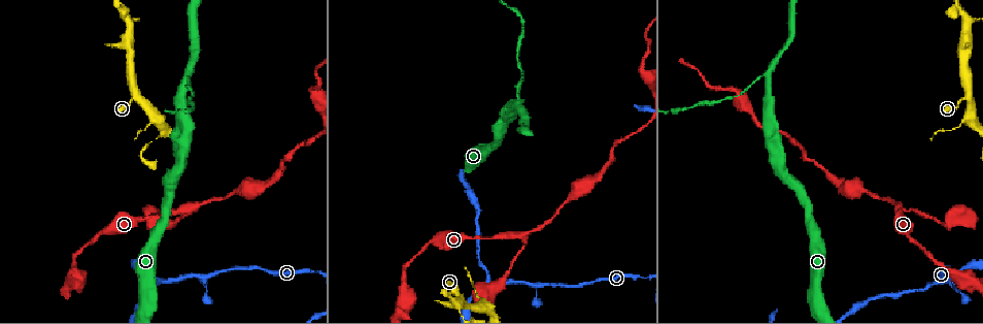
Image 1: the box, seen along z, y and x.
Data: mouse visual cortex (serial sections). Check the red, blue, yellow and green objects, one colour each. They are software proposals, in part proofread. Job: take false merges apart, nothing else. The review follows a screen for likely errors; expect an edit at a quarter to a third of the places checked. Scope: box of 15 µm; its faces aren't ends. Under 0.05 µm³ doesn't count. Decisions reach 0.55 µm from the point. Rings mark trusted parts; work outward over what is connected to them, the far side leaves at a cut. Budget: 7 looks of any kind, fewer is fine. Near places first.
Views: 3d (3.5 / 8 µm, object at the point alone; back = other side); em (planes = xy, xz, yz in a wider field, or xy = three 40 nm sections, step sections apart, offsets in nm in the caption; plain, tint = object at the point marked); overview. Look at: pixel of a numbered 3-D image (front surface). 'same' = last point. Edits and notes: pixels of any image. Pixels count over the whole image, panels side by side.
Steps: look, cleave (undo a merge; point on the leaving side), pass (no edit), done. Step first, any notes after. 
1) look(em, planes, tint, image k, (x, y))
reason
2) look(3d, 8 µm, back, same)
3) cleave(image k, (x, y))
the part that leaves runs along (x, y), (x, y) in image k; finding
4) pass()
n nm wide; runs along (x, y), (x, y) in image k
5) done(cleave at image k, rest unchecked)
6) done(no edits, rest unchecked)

look(3d, 3.5 µm, image 1, (520, 236))
arms part here

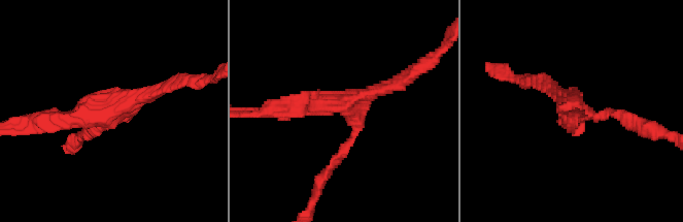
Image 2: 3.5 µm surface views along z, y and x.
look(em, xy, step 1, plain, image 2, (121, 106))
now the EM

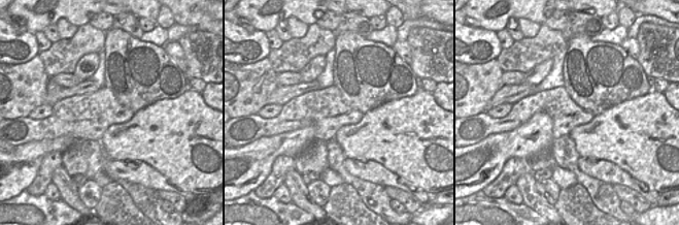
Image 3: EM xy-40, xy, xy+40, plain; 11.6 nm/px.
look(em, xy, step 1, tint, same)
where the object lies

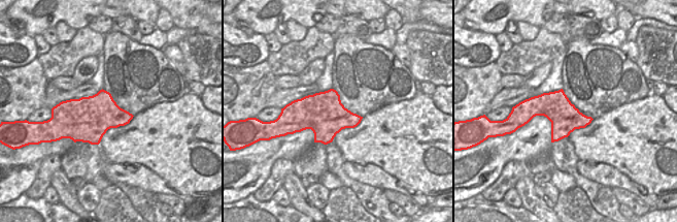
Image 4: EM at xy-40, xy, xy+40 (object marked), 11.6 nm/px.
pass()
arms of 150, 200, 250 nm; runs along (54, 119), (114, 109), (177, 84) in image 2; all the same cell

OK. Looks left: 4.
look(3d, 3.5 µm, image 1, (205, 278))
three-way junction

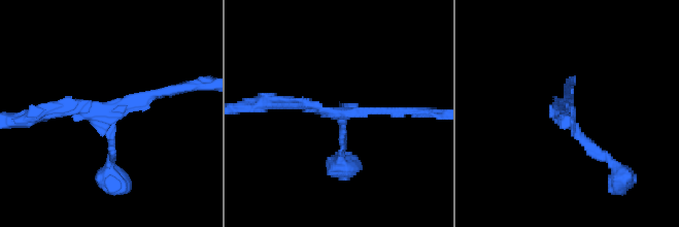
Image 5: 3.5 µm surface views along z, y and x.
look(em, xy, step 1, tint, image 5, (110, 111))
3 arms; arms of 150, 150, 150 nm

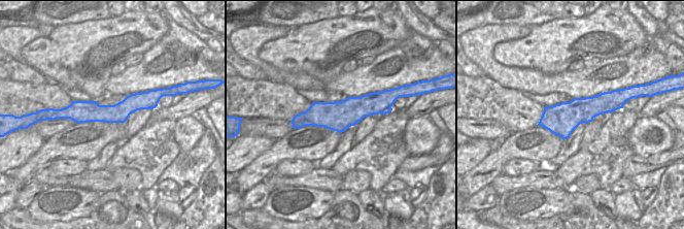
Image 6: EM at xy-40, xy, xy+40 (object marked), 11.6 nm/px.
pass()
340 nm wide; runs along (385, 109), (354, 108), (297, 122) in image 6; one cell here

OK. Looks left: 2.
look(3d, 3.5 µm, image 1, (162, 281))
sharp bend

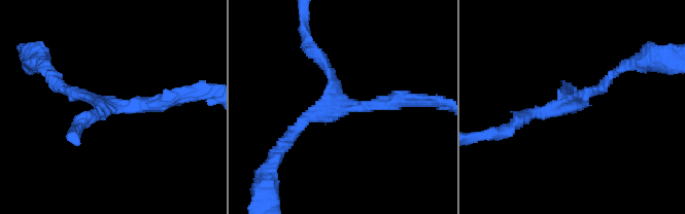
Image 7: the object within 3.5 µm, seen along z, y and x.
look(em, xy, step 2, tint, image 7, (344, 105))
3 arms; arms of 150, 200, 200 nm

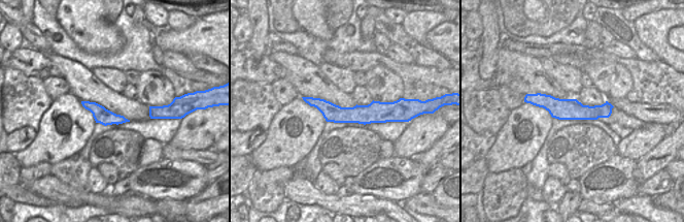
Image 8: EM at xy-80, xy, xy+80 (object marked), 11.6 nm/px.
pass()
all the same cell

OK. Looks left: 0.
done(no edits, rest unchecked)

